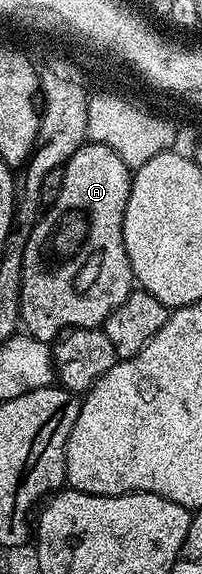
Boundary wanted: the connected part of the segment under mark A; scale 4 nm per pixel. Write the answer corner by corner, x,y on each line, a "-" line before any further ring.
87,142
79,150
75,150
75,154
71,154
71,158
66,162
63,169
63,186
58,188
57,195
52,197
50,204
53,205
50,208
48,205
44,209
41,219
37,221
35,230
31,230
31,238
27,238
27,246
23,254
21,324
28,335
35,337
37,340
52,342
62,332
71,328
95,328
104,325
106,318
111,314
111,310
115,310
115,306
119,306
119,302
123,302
123,298
127,298
127,294
134,291
135,281
131,270
131,262
127,258
127,246
123,242
123,218
127,210
130,183
131,169
125,165
123,158
119,158
119,154
115,154
115,150
111,150
107,146

